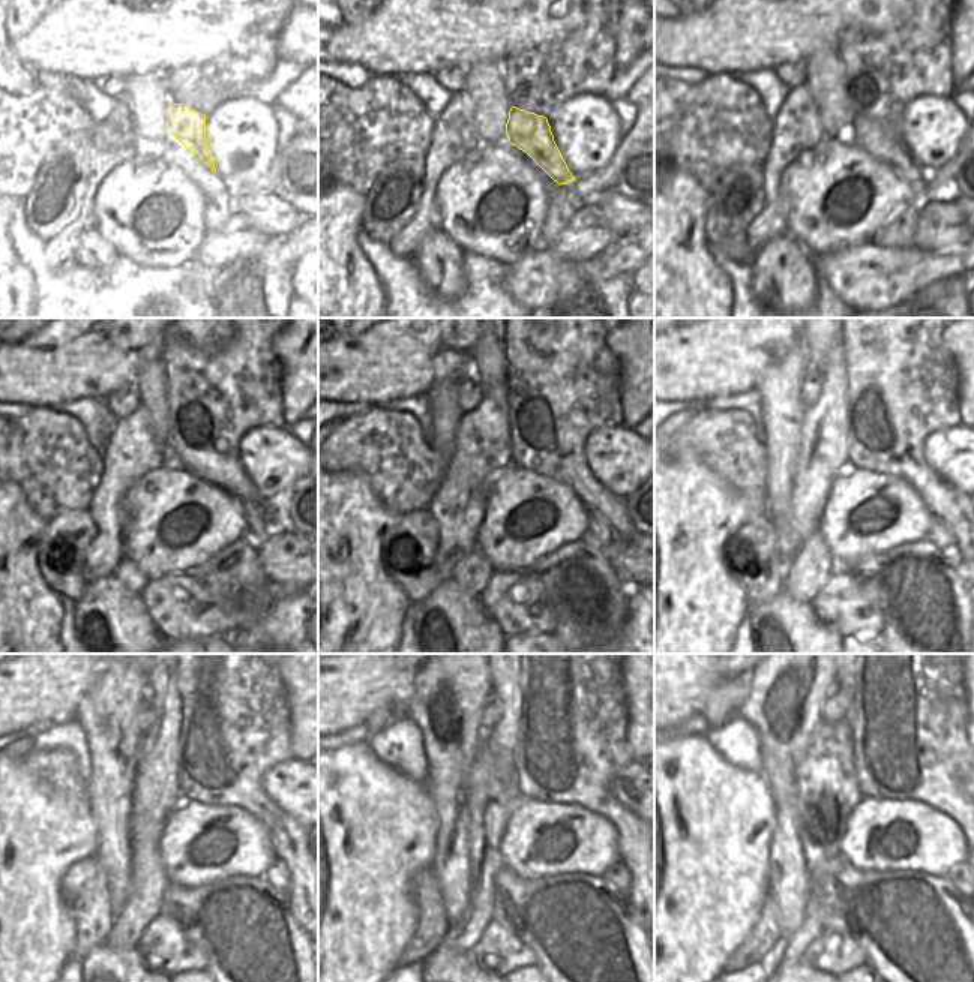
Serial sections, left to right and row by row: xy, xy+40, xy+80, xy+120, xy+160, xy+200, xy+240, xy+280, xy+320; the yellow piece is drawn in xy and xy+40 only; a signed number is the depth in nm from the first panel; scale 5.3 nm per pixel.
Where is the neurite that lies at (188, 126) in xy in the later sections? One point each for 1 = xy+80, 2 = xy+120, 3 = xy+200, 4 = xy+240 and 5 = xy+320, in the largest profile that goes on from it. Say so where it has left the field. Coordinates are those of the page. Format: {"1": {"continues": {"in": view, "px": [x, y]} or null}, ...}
{"1": {"continues": {"in": "xy+80", "px": [868, 134]}}, "2": {"continues": {"in": "xy+120", "px": [258, 525]}}, "3": {"continues": {"in": "xy+200", "px": [938, 534]}}, "4": {"continues": {"in": "xy+240", "px": [278, 874]}}, "5": {"continues": {"in": "xy+320", "px": [959, 874]}}}

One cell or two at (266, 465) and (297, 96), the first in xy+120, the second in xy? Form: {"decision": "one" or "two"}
{"decision": "two"}

